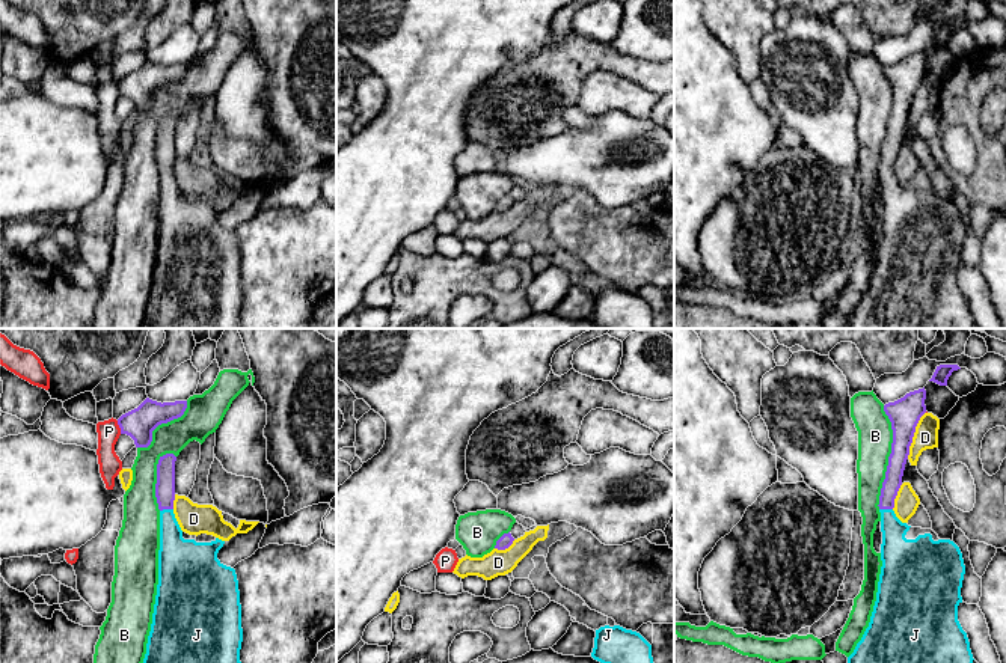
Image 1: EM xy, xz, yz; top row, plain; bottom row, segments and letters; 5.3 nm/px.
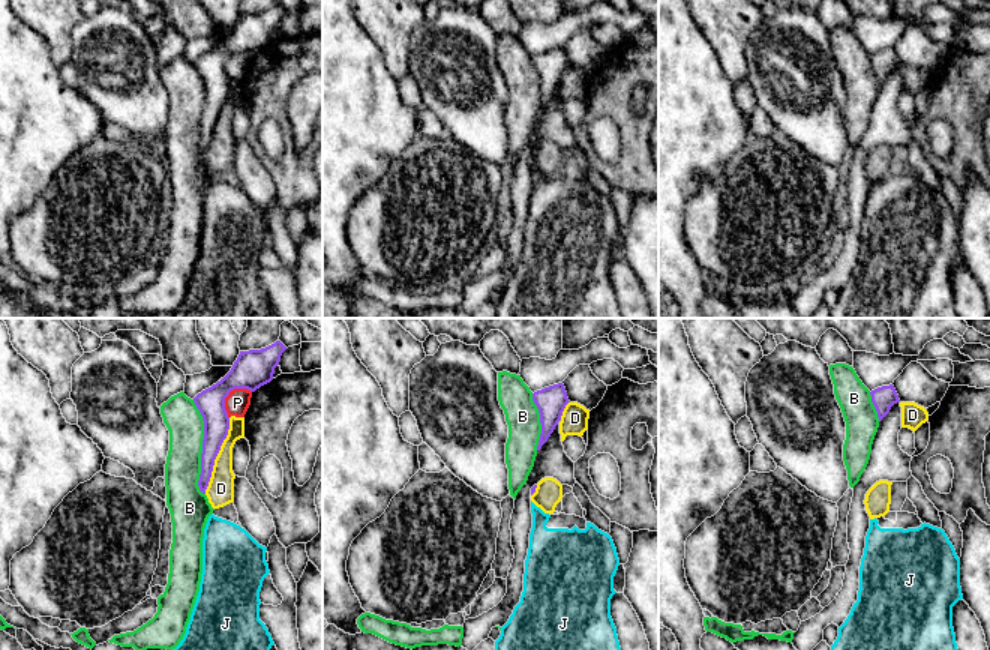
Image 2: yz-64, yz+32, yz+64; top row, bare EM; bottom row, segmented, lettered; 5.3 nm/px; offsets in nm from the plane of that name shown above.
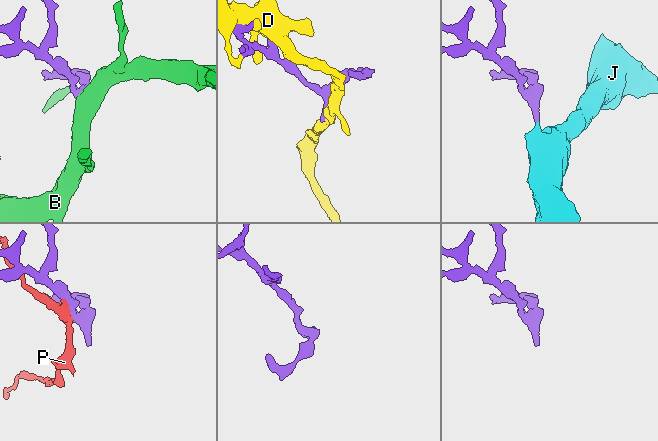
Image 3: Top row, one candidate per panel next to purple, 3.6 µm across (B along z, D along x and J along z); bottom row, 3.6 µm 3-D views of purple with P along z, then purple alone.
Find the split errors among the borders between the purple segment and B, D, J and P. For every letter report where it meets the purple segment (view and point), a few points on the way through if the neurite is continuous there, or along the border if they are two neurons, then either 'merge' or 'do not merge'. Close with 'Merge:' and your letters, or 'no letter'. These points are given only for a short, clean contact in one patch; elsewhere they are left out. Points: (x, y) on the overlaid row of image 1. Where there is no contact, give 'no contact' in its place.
B: yz (889, 457) | do not merge
D: yz (913, 436) | do not merge
J: xy (166, 508) | merge
P: xy (119, 427) | do not merge
Merge: J

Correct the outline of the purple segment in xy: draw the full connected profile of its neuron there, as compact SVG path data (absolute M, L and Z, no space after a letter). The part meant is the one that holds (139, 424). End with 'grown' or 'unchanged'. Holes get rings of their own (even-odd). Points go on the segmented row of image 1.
M146 398L137 408L118 419L121 434L134 440L136 448L148 448L152 441L152 431L184 414L187 401L157 402Z | unchanged

